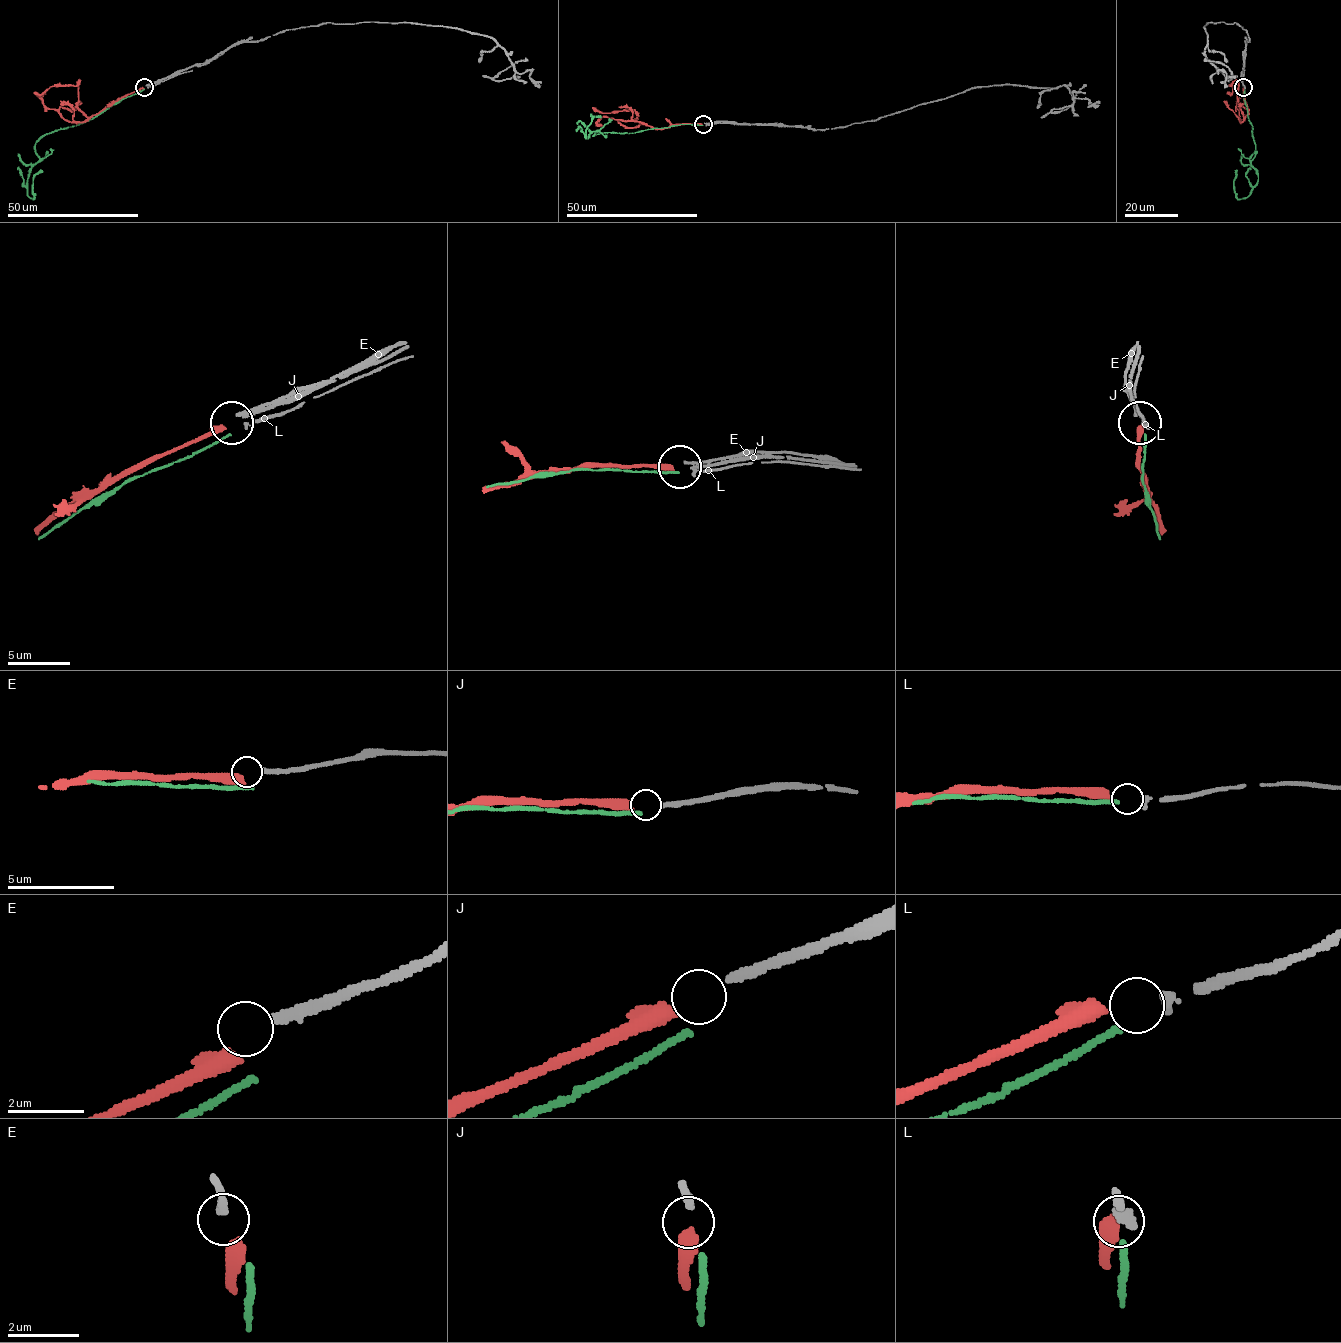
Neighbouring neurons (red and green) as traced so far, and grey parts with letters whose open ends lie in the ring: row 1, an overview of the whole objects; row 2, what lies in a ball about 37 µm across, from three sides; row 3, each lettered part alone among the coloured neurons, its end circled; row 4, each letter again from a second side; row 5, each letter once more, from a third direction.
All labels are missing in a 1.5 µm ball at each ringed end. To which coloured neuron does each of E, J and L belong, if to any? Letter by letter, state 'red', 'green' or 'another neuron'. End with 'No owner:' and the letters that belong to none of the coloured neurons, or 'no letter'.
E: another neuron
J: red
L: green
No owner: E

